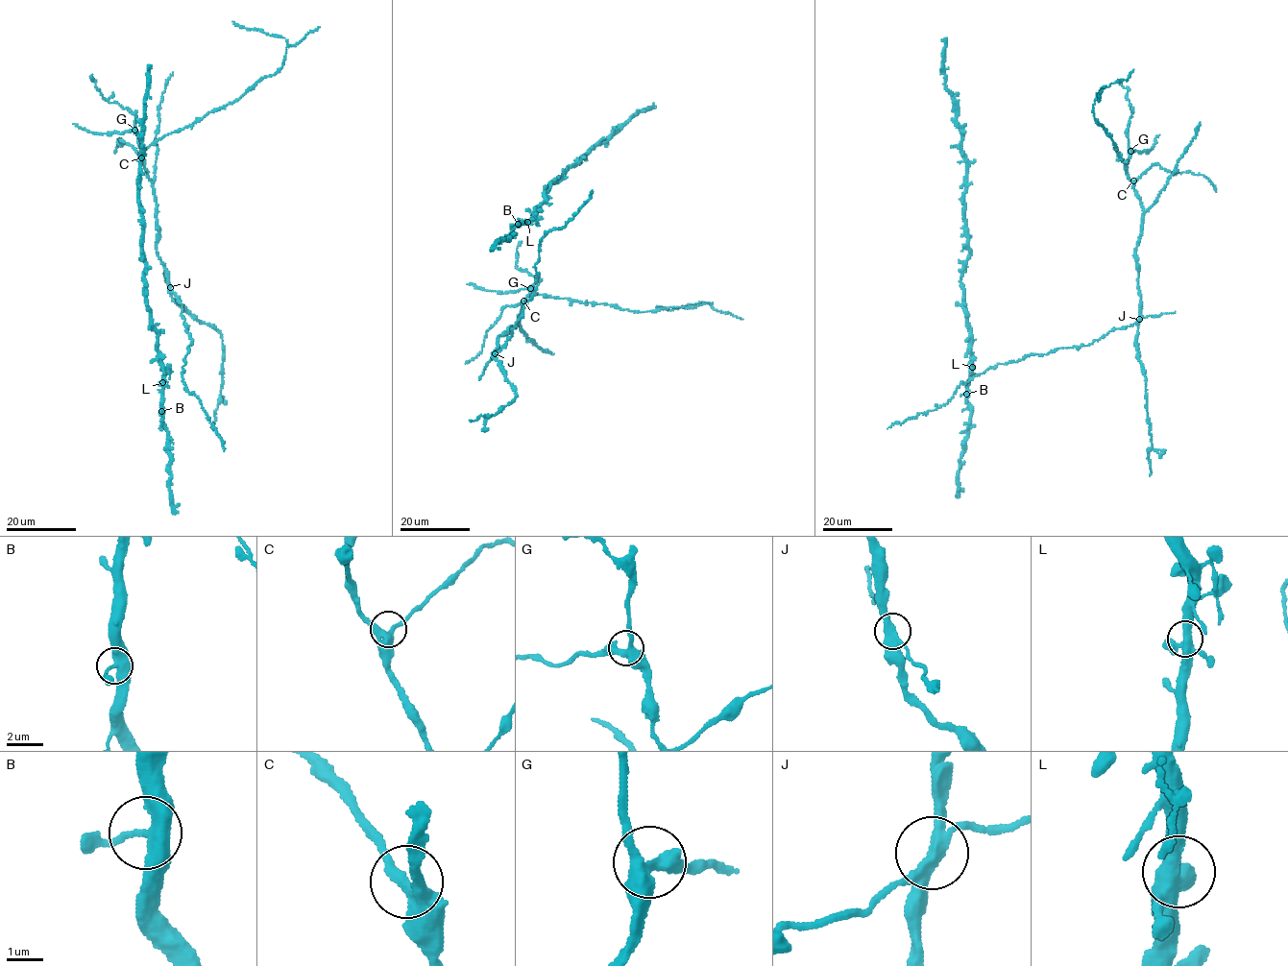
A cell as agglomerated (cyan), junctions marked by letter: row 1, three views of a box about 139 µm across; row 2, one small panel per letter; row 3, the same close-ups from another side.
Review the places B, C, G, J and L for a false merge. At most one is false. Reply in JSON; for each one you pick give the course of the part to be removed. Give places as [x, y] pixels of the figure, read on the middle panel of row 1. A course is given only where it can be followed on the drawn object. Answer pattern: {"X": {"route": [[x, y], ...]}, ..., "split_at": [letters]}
{"J": {"route": [[495, 353], [511, 336], [523, 307], [535, 292], [534, 267], [541, 239], [565, 225], [589, 200], [592, 190]]}, "split_at": ["J"]}

